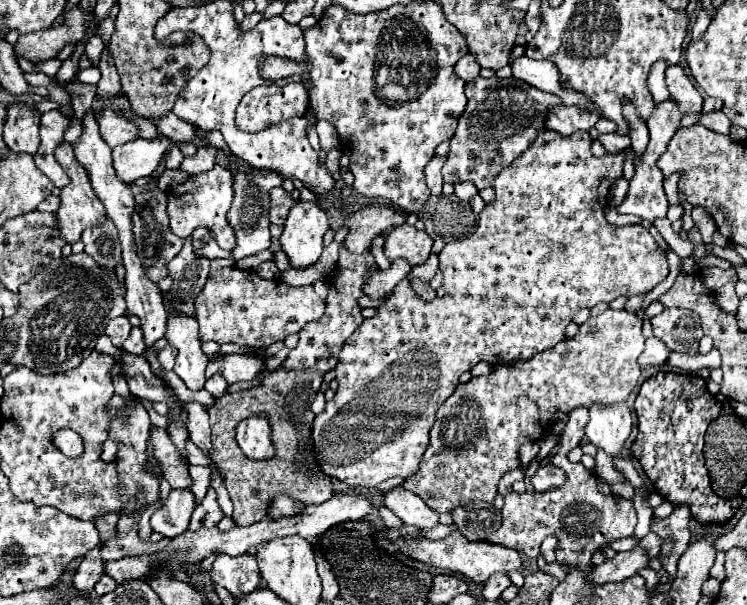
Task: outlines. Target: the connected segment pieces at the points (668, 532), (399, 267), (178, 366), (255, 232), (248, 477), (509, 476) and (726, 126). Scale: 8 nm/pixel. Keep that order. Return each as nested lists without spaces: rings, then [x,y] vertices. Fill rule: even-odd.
[[[677,506],[675,508],[675,514],[671,518],[657,518],[655,520],[655,534],[659,534],[663,540],[665,538],[673,538],[675,540],[675,548],[671,552],[669,558],[661,558],[665,570],[671,574],[671,578],[675,576],[675,570],[677,570],[677,560],[681,556],[681,552],[685,552],[689,540],[691,540],[691,532],[689,532],[689,508],[687,506]]]
[[[395,260],[389,270],[385,270],[385,272],[379,270],[373,276],[369,276],[369,284],[365,284],[365,294],[369,298],[387,298],[387,296],[391,296],[393,288],[403,278],[407,278],[409,270],[411,270],[409,264],[403,264],[403,260]]]
[[[163,294],[163,304],[167,310],[167,332],[165,340],[179,350],[175,360],[175,374],[183,378],[187,388],[199,390],[205,384],[205,366],[209,358],[201,350],[197,320],[193,316],[185,316],[181,312],[173,312],[175,304],[169,294]]]
[[[231,158],[231,172],[233,172],[233,184],[235,184],[235,198],[233,198],[233,208],[229,210],[229,222],[233,224],[235,236],[237,236],[237,246],[233,250],[231,260],[241,260],[245,256],[259,254],[269,248],[271,244],[271,234],[269,234],[269,190],[275,186],[283,186],[283,178],[277,174],[267,174],[267,176],[249,176],[241,172],[241,168],[235,164]]]
[[[273,370],[273,372],[269,372],[269,376],[261,378],[259,386],[243,390],[243,392],[235,392],[235,394],[225,394],[225,396],[217,398],[215,404],[207,410],[209,420],[211,420],[211,460],[215,462],[215,466],[219,468],[219,472],[225,478],[225,486],[233,500],[233,520],[237,526],[247,526],[247,524],[263,520],[267,516],[275,496],[289,496],[293,500],[299,500],[305,506],[321,504],[321,502],[329,500],[331,496],[335,496],[331,476],[321,472],[321,468],[317,464],[315,450],[313,450],[313,438],[311,438],[311,428],[313,428],[313,420],[315,420],[315,414],[311,412],[311,402],[317,396],[321,382],[323,382],[323,374],[319,374],[319,372]],[[249,416],[267,416],[269,426],[271,426],[271,440],[273,440],[273,448],[275,448],[273,458],[251,460],[241,452],[241,448],[235,440],[235,430],[237,430],[237,424]]]
[[[514,469],[511,472],[507,472],[499,482],[498,493],[505,497],[508,493],[512,492],[513,483],[523,480],[524,476],[525,473],[521,469]]]
[[[723,112],[703,114],[703,116],[699,118],[699,124],[707,126],[709,130],[719,132],[719,134],[729,134],[729,130],[731,130],[731,122],[729,122],[729,118],[727,118]]]

